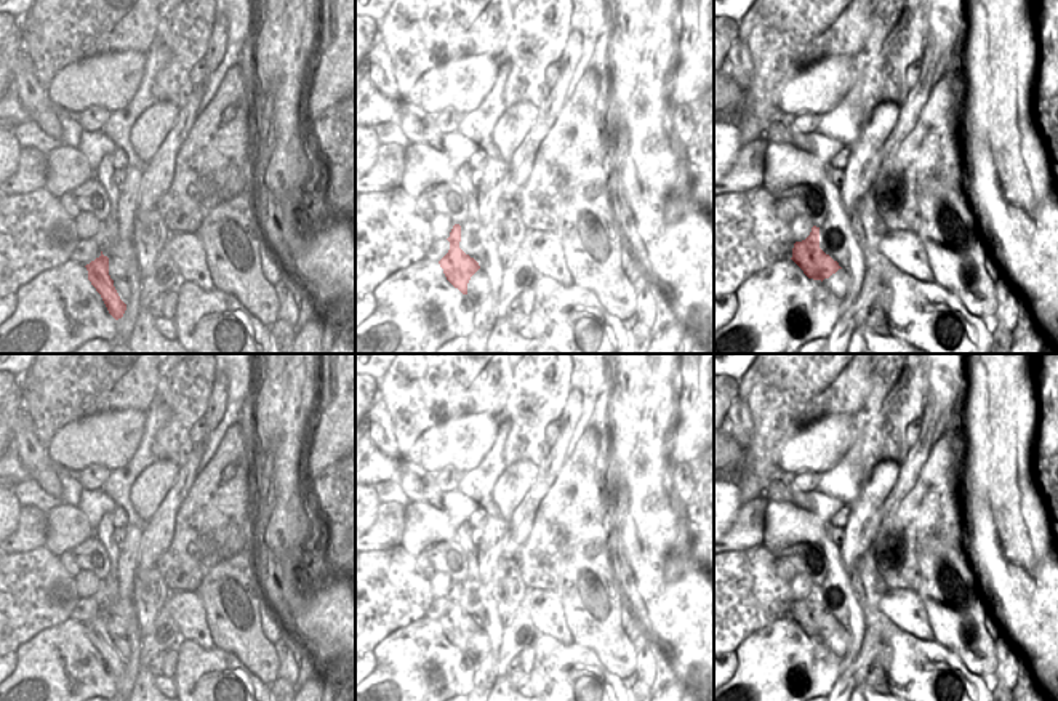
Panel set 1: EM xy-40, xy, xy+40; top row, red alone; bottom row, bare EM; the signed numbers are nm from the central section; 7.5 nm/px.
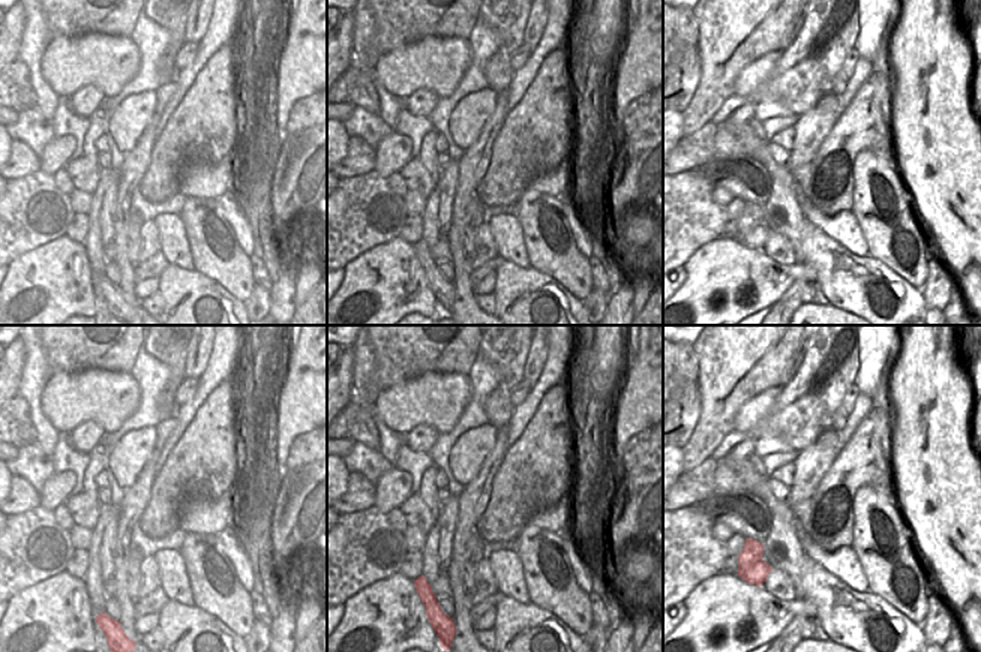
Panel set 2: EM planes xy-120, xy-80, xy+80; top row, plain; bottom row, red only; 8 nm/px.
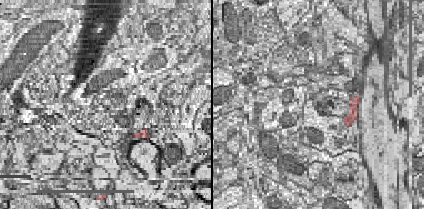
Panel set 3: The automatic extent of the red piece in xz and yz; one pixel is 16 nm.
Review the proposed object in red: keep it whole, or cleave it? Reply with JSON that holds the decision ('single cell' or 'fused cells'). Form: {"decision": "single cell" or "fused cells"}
{"decision": "fused cells"}

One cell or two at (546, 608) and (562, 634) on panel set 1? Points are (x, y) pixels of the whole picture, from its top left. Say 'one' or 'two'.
one

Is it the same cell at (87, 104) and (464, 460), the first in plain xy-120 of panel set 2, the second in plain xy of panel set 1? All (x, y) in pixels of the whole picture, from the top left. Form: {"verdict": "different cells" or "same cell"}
{"verdict": "different cells"}

